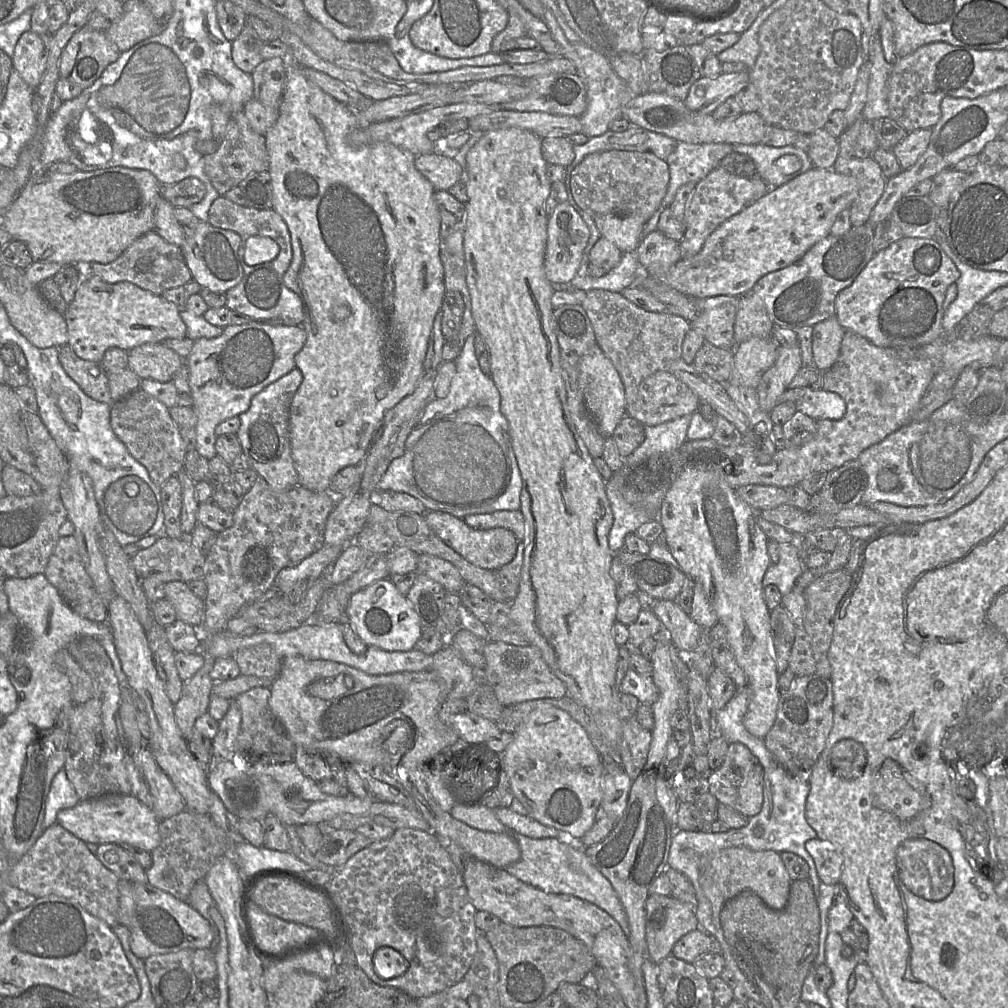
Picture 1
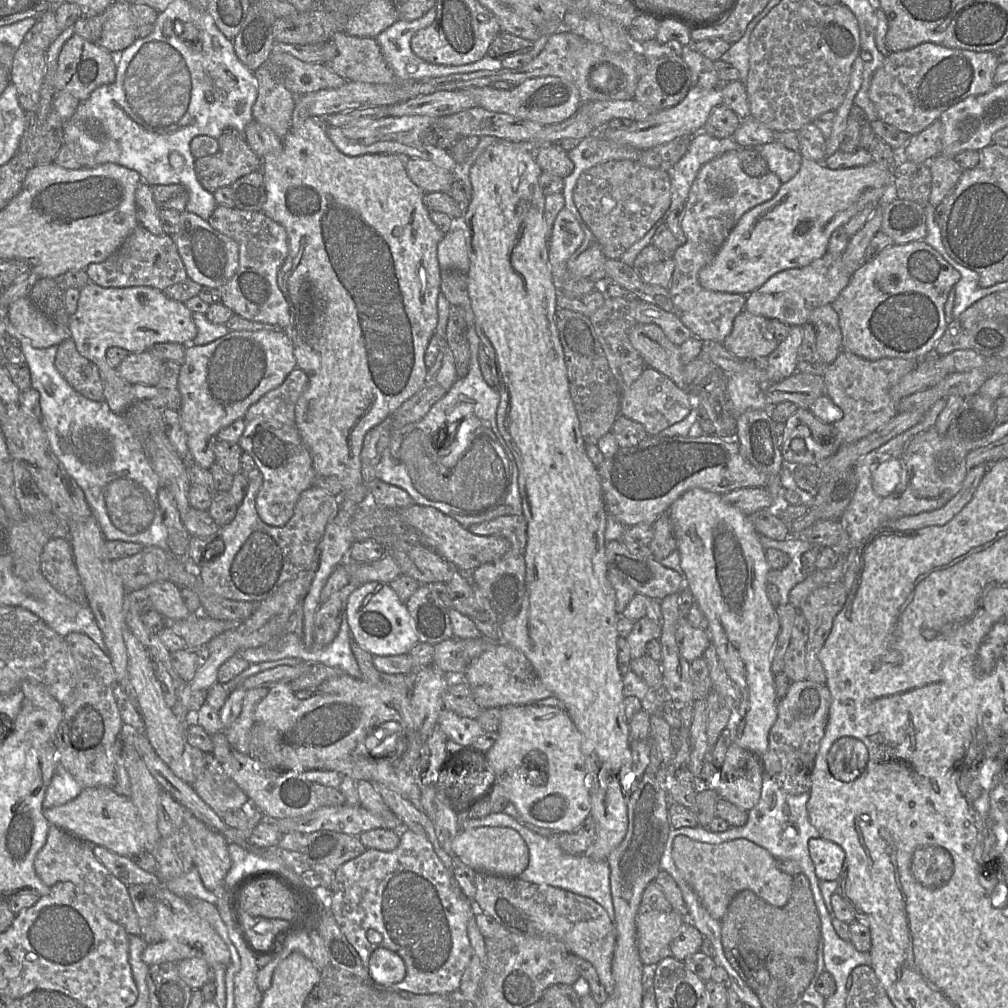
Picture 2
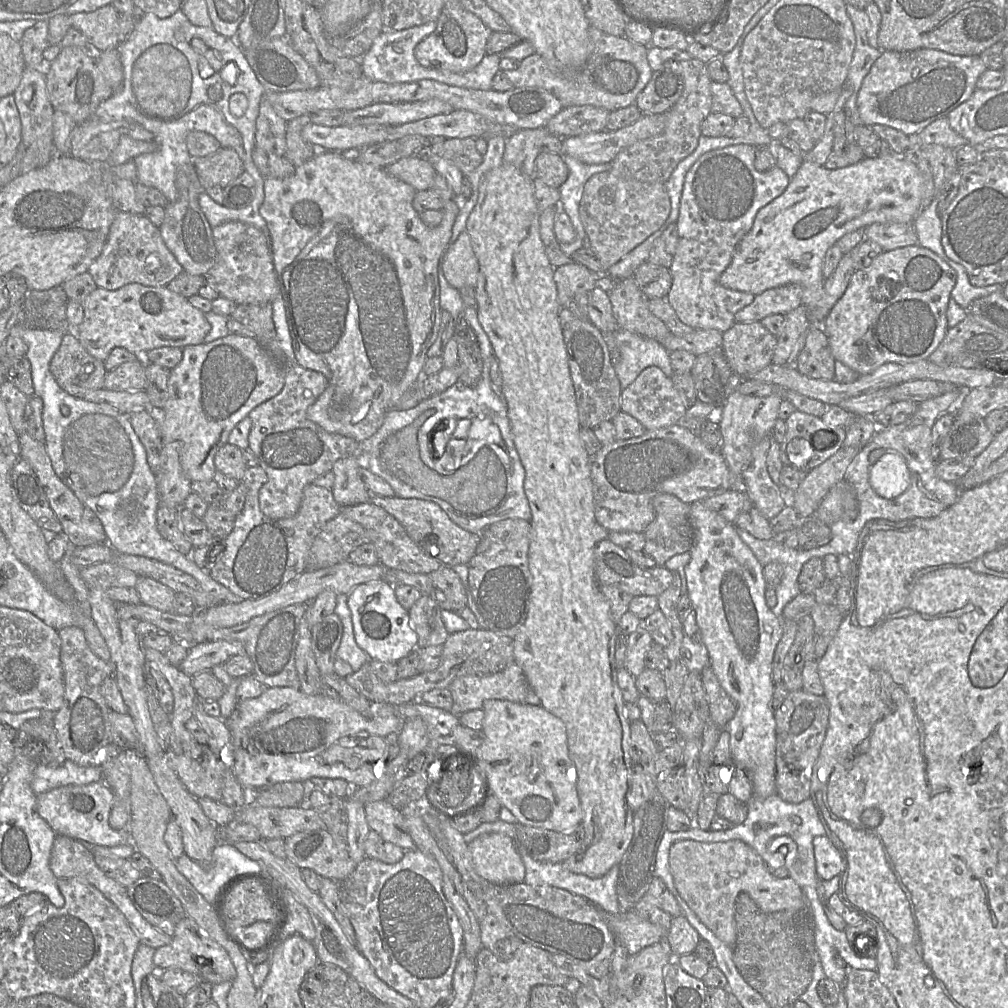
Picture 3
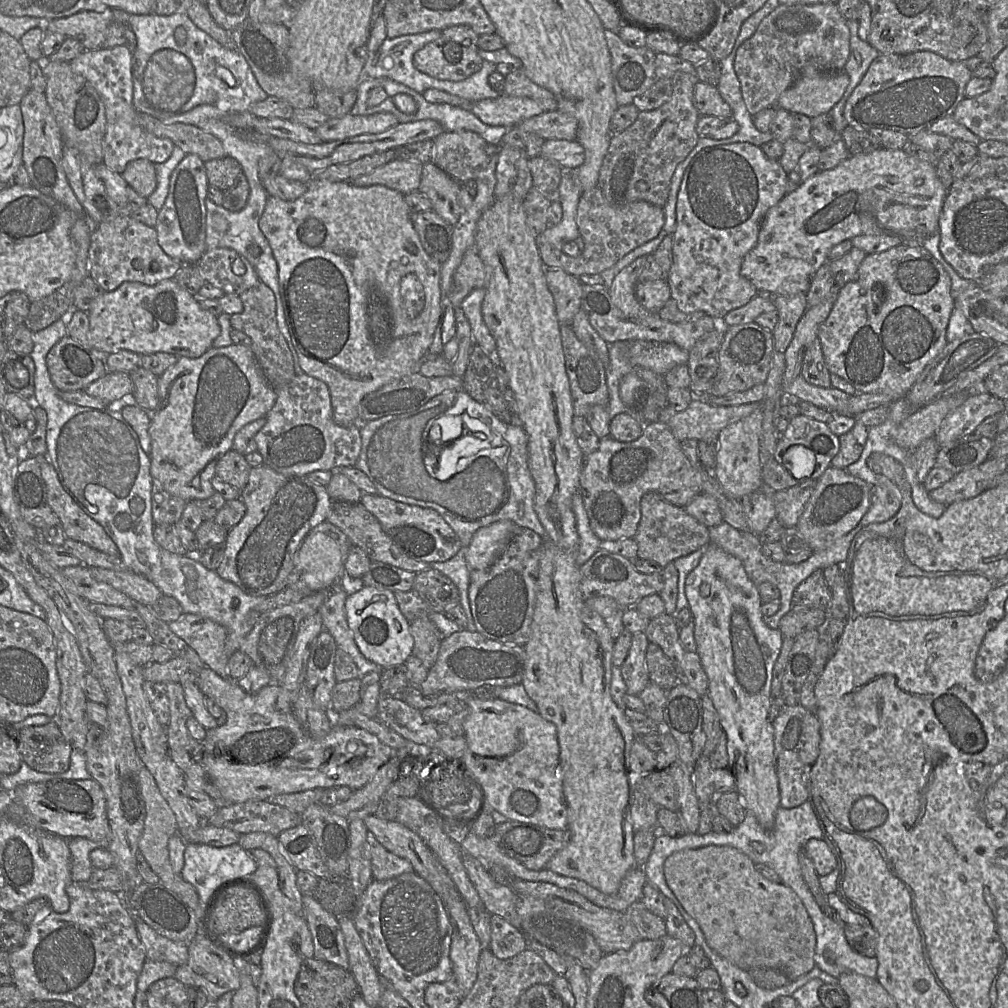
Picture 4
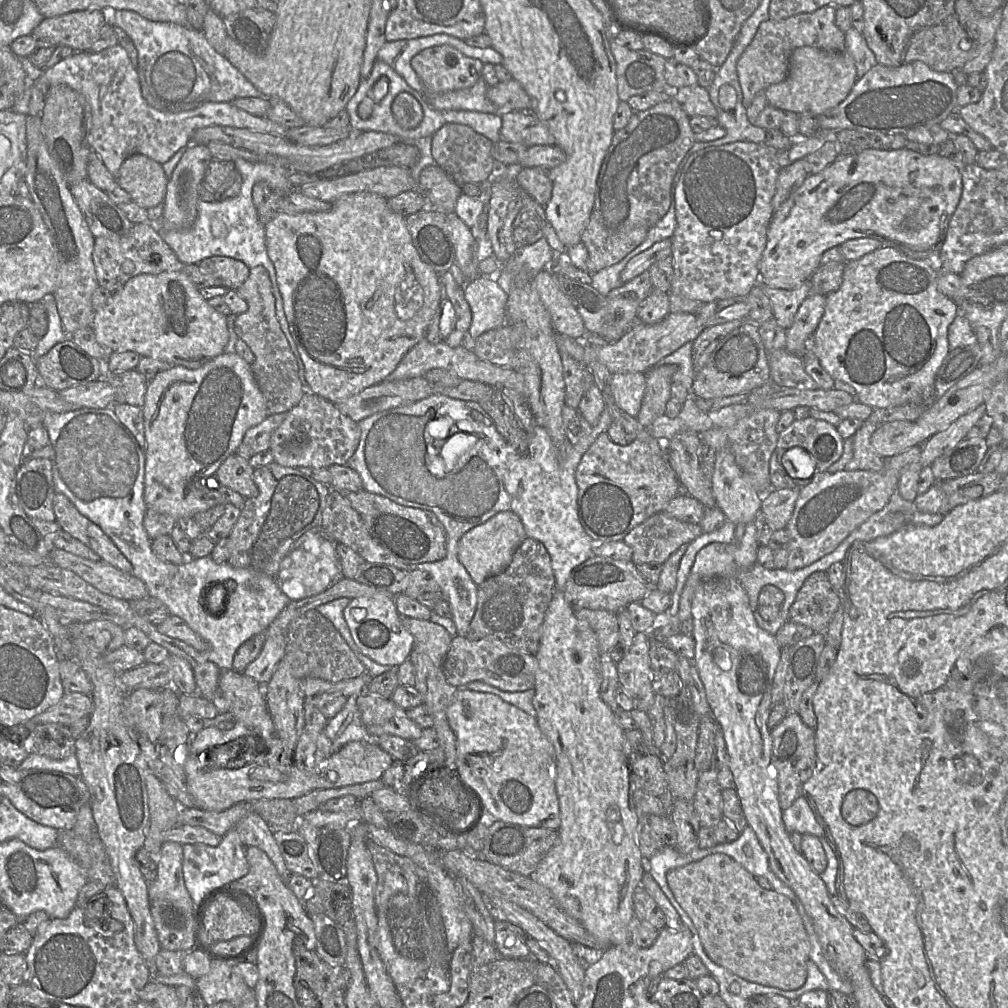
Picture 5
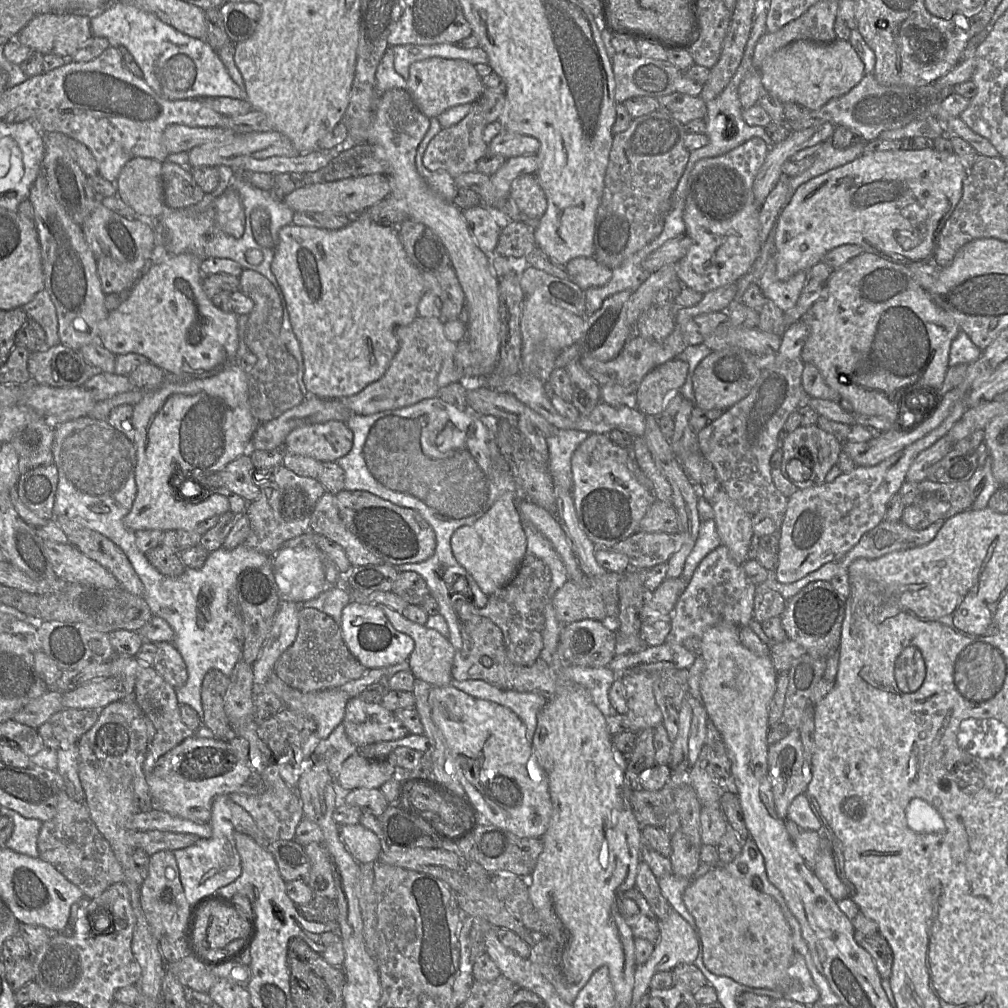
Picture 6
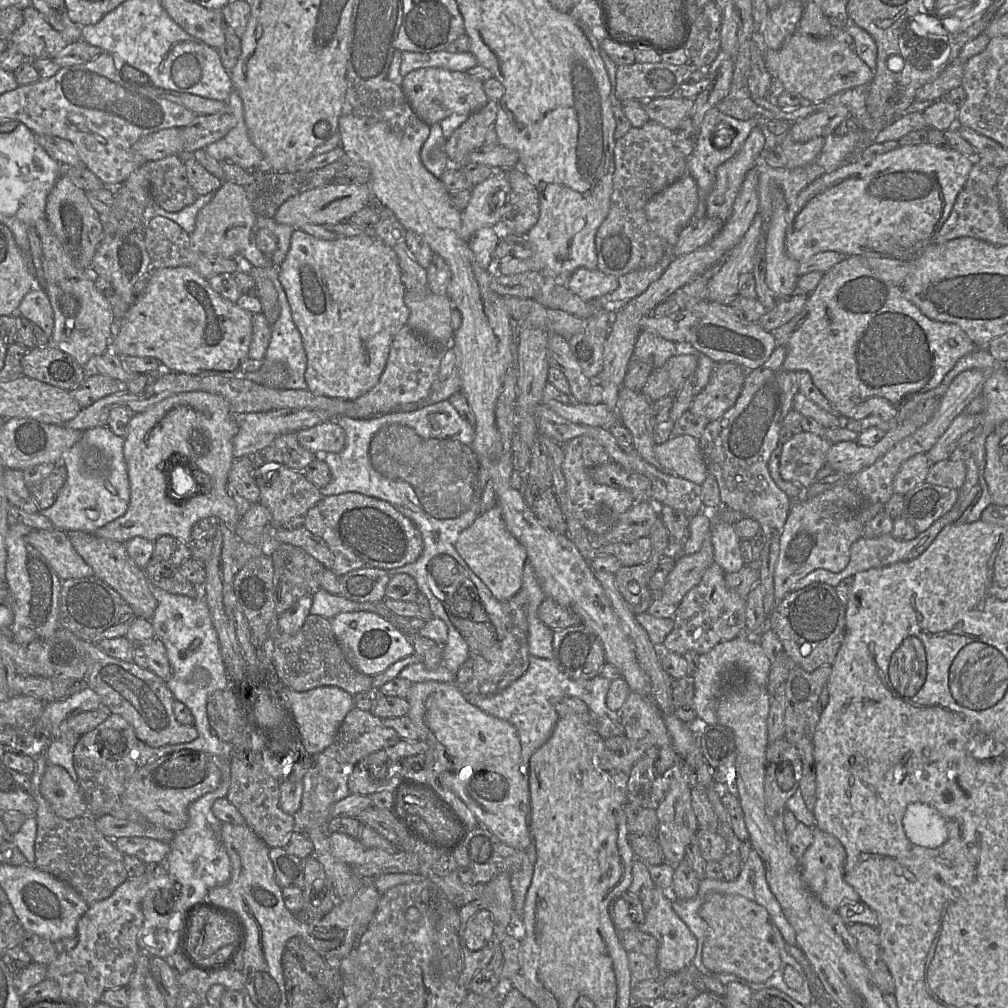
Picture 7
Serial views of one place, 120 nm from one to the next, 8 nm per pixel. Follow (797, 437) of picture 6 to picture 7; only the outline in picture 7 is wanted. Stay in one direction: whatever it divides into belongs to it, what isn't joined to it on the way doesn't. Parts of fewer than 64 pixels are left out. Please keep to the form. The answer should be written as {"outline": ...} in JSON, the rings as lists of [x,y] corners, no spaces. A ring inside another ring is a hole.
{"outline":[[[809,432],[794,435],[782,446],[782,478],[806,490],[826,465],[826,456],[831,445],[824,437]]]}

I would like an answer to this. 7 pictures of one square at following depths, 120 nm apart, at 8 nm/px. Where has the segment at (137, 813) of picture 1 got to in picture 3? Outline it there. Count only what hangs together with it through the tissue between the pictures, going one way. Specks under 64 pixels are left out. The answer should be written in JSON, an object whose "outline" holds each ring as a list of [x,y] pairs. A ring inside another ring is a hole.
{"outline":[[[104,781],[85,785],[66,785],[37,795],[37,812],[56,834],[68,836],[93,846],[114,847],[131,842],[127,829],[114,829],[109,824],[109,817],[115,801],[113,791]]]}

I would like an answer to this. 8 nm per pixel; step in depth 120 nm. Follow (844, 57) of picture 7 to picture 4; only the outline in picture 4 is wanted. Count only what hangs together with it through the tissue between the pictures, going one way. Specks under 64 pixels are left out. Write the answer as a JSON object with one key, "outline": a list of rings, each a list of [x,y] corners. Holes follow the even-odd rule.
{"outline":[[[805,66],[800,77],[779,96],[778,108],[809,118],[827,114],[842,98],[849,81],[843,70],[822,73],[813,66]]]}

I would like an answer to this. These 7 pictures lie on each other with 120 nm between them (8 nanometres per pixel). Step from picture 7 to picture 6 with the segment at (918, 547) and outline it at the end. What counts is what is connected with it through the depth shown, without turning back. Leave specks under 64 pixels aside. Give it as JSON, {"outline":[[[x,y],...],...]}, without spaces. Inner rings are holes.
{"outline":[[[941,519],[934,523],[931,523],[928,527],[926,527],[923,530],[914,530],[908,527],[902,521],[888,522],[886,520],[883,520],[872,530],[865,533],[861,537],[859,542],[842,559],[838,561],[828,562],[823,566],[821,566],[818,570],[809,573],[805,577],[793,583],[788,583],[788,584],[780,583],[776,579],[775,573],[773,573],[767,578],[767,580],[765,580],[762,583],[762,585],[765,585],[773,590],[780,592],[783,598],[787,602],[794,595],[796,595],[802,588],[804,588],[811,582],[815,582],[818,580],[831,582],[831,580],[836,575],[848,572],[850,564],[858,558],[877,559],[892,552],[913,549],[930,543],[936,537],[937,533],[944,525],[944,522],[945,520]]]}

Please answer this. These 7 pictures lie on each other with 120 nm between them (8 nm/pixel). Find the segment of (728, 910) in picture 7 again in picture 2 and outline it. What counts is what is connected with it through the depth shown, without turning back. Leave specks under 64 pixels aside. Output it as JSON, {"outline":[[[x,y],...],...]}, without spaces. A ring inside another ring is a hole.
{"outline":[[[679,835],[673,841],[672,858],[684,880],[718,921],[724,917],[732,898],[742,890],[752,891],[777,908],[784,907],[789,900],[793,876],[782,872],[778,861],[765,848],[745,838],[709,844]]]}

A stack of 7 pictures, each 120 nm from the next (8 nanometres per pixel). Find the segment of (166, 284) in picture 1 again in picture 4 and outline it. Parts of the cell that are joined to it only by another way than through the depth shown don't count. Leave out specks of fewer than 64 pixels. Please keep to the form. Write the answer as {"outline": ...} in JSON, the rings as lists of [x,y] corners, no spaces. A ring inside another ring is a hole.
{"outline":[[[122,213],[113,220],[99,223],[93,227],[88,262],[89,276],[106,292],[117,289],[124,282],[139,282],[153,286],[163,280],[173,278],[182,267],[181,262],[167,255],[160,247],[156,228],[132,218],[129,213]]]}

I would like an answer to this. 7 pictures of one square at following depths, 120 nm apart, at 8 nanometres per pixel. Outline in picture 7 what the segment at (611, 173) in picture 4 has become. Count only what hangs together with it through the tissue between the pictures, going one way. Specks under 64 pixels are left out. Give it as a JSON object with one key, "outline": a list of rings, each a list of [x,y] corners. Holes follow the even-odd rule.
{"outline":[[[648,120],[642,127],[631,127],[620,139],[615,141],[612,194],[609,212],[599,226],[595,236],[597,269],[616,278],[627,273],[654,267],[670,249],[651,229],[645,215],[645,205],[655,194],[661,192],[687,173],[687,157],[675,146],[676,132],[661,124]]]}

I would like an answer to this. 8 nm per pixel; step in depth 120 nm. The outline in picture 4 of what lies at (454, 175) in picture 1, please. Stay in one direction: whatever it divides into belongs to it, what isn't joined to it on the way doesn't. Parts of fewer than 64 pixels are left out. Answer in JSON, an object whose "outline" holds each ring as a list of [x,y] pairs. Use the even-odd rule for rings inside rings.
{"outline":[[[394,159],[348,182],[358,187],[383,185],[405,195],[419,191],[422,169],[423,164],[419,161]]]}

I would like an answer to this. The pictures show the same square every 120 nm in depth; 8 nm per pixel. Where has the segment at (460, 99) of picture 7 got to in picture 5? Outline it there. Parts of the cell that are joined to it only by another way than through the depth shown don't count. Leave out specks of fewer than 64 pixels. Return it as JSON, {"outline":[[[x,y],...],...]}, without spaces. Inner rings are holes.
{"outline":[[[448,44],[424,49],[411,59],[427,95],[472,87],[479,80],[483,65]]]}

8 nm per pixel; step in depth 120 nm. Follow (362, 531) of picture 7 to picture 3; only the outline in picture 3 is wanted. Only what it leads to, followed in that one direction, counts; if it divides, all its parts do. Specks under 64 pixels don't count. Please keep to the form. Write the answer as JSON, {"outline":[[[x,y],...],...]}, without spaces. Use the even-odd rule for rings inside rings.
{"outline":[[[371,496],[370,501],[392,515],[405,529],[412,541],[429,557],[443,566],[469,564],[476,555],[481,536],[455,524],[440,506],[420,499]]]}

